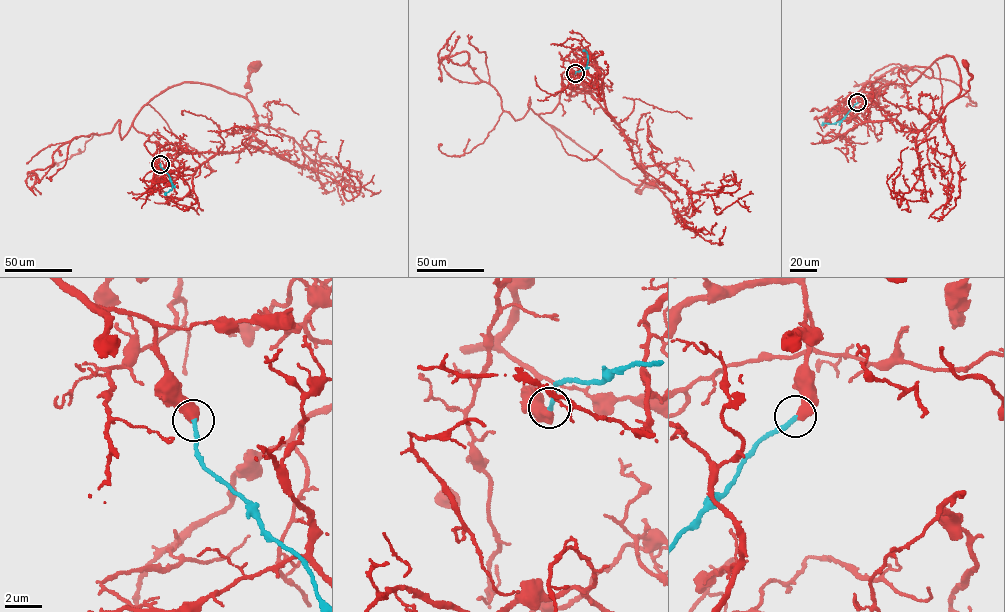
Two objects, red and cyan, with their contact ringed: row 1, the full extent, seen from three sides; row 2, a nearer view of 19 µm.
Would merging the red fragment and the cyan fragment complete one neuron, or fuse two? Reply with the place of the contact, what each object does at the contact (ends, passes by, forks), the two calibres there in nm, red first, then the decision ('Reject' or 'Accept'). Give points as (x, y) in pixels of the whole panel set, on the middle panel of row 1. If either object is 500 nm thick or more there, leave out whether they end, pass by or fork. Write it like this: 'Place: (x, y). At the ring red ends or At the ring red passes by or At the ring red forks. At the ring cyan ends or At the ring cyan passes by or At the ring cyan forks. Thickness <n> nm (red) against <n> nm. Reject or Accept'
Place: (575, 73). Thickness 550 nm (red) against 240 nm. Accept

